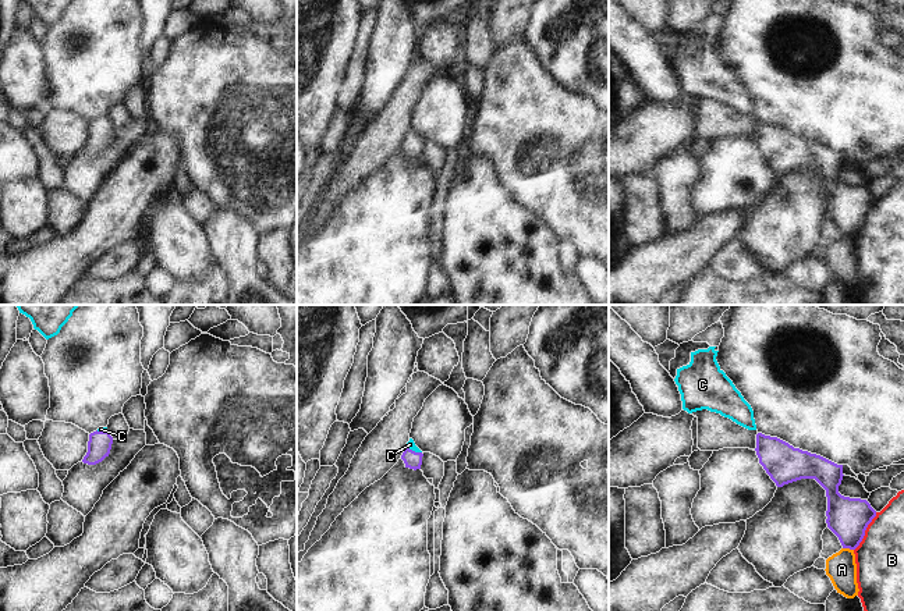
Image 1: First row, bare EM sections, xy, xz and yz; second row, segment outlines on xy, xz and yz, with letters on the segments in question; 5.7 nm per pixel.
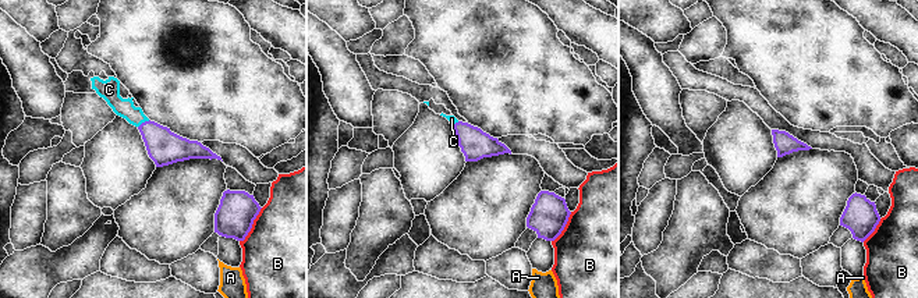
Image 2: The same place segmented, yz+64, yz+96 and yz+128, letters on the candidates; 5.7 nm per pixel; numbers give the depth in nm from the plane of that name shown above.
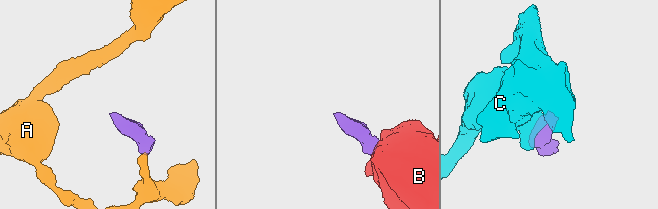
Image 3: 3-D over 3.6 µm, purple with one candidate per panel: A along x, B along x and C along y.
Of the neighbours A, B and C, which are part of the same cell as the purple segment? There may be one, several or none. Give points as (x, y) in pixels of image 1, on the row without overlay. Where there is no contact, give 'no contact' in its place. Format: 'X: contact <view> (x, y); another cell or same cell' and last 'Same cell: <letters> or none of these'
A: contact yz (848, 235); another cell
B: contact yz (864, 220); another cell
C: contact xz (414, 139); same cell
Same cell: C

